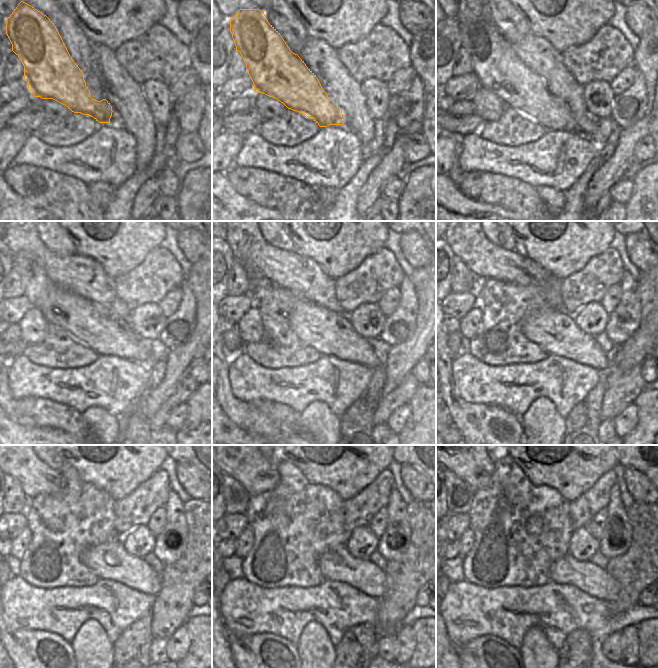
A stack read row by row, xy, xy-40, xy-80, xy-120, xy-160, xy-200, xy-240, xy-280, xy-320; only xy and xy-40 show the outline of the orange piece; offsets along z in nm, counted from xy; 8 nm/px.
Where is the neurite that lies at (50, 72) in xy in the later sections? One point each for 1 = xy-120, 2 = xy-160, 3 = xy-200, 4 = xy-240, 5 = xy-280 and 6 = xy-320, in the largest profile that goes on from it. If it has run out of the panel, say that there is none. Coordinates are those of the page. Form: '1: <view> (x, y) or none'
1: xy-120 (93, 325)
2: xy-160 (330, 333)
3: xy-200 (553, 330)
4: xy-240 (111, 560)
5: xy-280 (336, 564)
6: xy-320 (595, 581)

